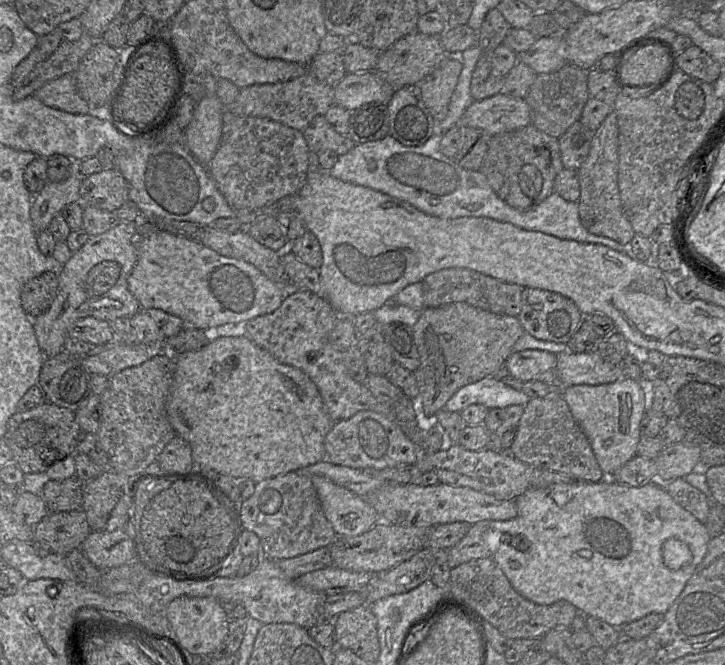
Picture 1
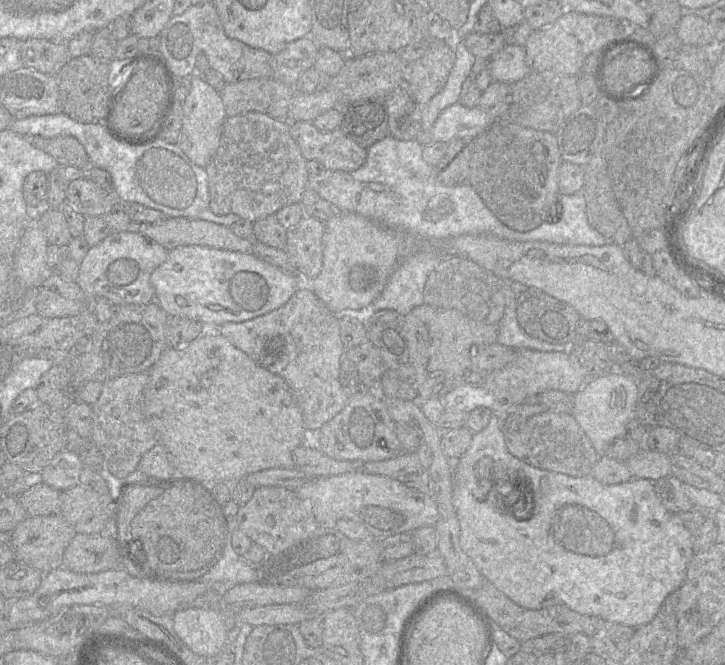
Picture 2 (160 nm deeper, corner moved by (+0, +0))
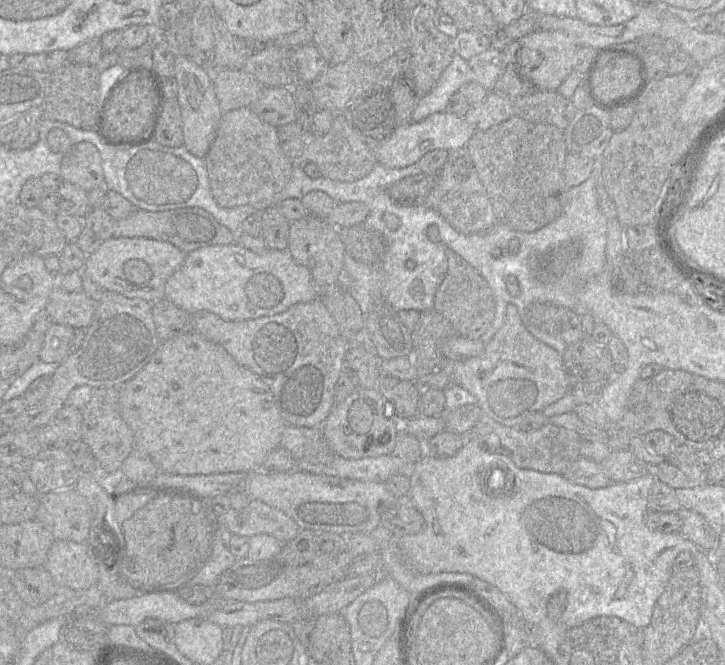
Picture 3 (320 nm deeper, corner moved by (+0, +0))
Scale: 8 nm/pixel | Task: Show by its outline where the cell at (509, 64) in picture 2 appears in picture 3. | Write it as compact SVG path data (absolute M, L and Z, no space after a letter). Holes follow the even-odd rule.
M489 48L468 60L467 81L477 82L488 91L493 91L502 73L501 51Z

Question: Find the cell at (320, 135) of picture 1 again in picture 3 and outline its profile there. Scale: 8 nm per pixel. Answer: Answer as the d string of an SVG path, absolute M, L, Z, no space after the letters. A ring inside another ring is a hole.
M335 113L327 134L316 136L296 123L277 127L279 143L293 167L302 168L308 162L315 163L322 176L337 181L355 181L366 176L377 163L379 142L353 129L342 113Z

